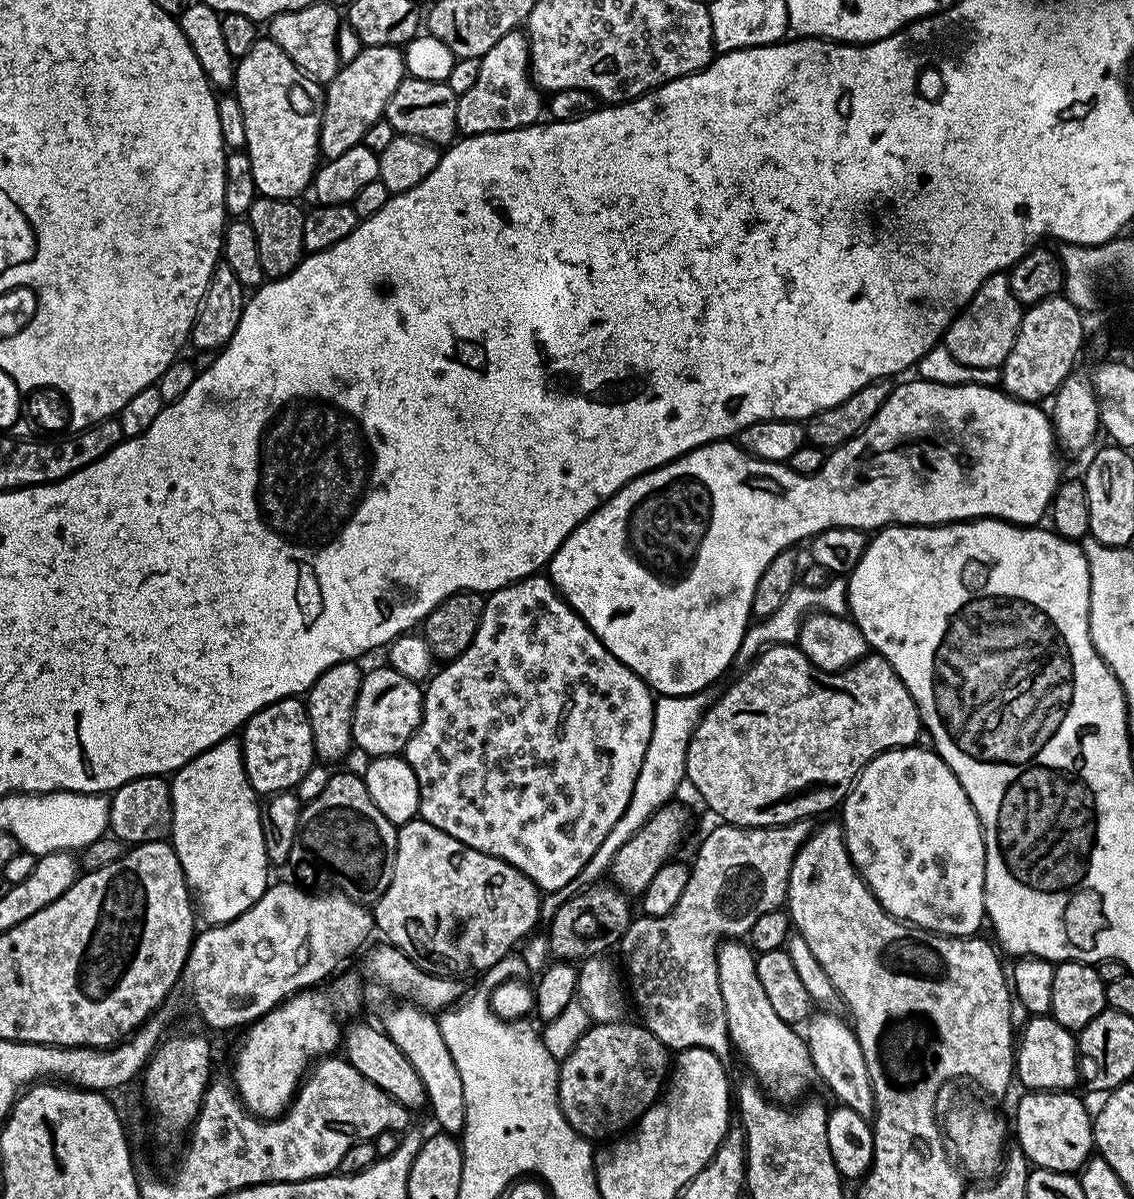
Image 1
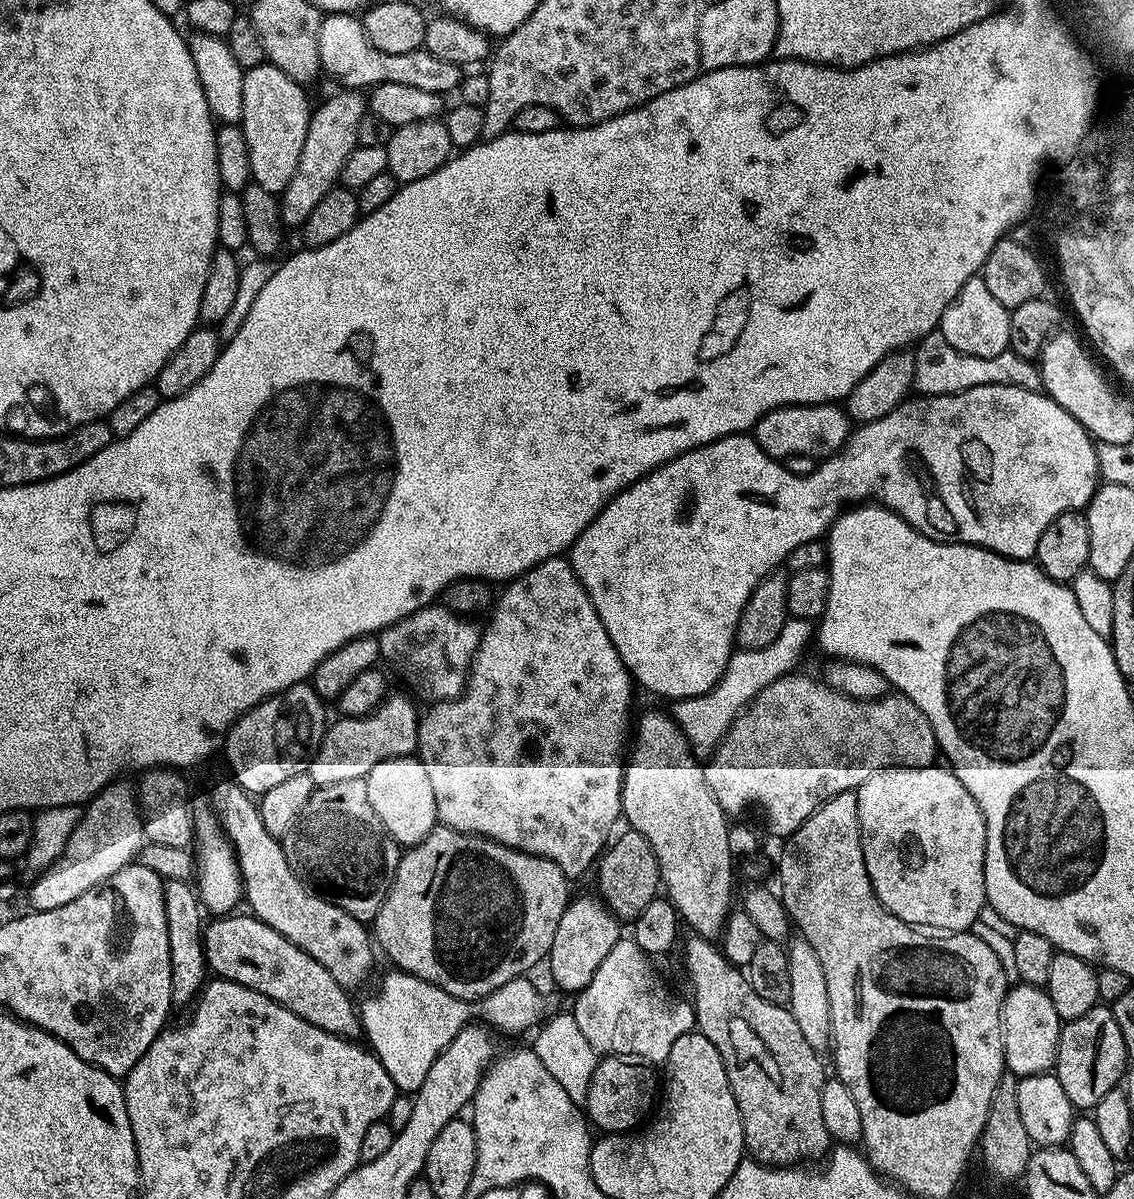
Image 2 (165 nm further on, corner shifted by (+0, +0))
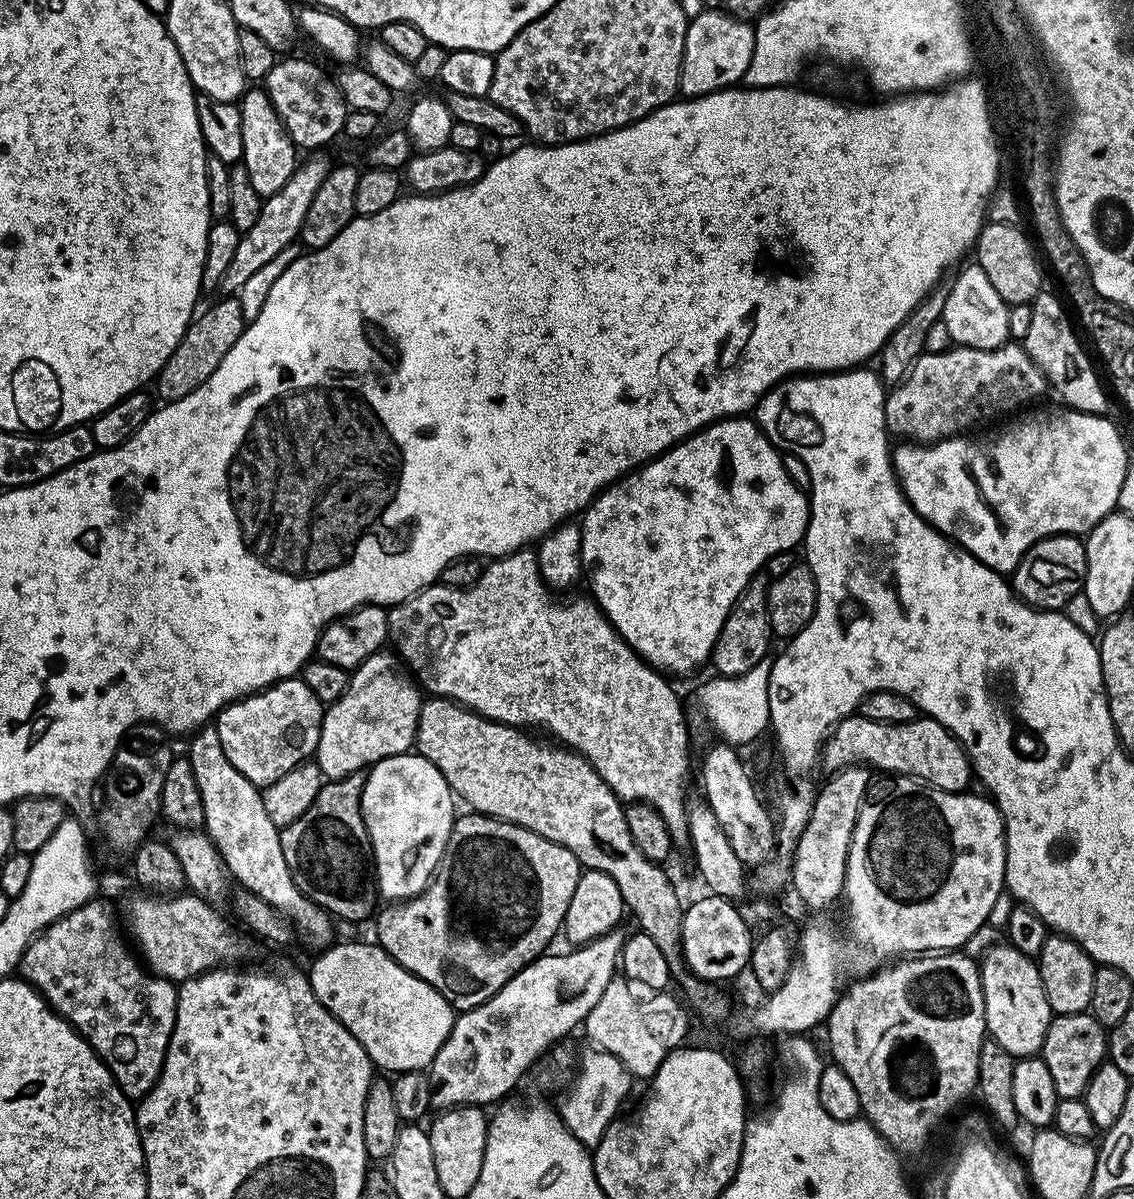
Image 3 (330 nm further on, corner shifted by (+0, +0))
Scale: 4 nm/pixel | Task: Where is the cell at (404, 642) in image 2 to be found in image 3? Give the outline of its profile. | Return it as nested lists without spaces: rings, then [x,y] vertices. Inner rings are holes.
[[[521,550],[511,552],[509,556],[493,559],[485,567],[482,578],[472,588],[451,588],[439,582],[430,588],[424,588],[411,596],[409,600],[403,600],[401,604],[391,605],[387,609],[388,614],[388,640],[394,649],[396,656],[403,661],[403,666],[411,675],[417,685],[425,693],[436,698],[455,700],[472,712],[485,716],[488,720],[497,720],[500,724],[513,726],[528,726],[524,724],[541,724],[549,728],[557,736],[561,745],[567,746],[571,751],[580,753],[584,759],[594,766],[594,770],[610,786],[612,793],[621,802],[628,804],[648,804],[664,820],[672,836],[673,845],[687,845],[688,838],[688,767],[692,760],[688,757],[688,720],[684,717],[684,708],[676,697],[676,692],[667,684],[669,681],[651,664],[645,664],[640,655],[634,651],[622,637],[618,635],[612,623],[608,621],[600,605],[591,598],[585,600],[564,600],[559,604],[552,596],[547,584],[540,576],[540,567],[536,561],[535,551]]]

